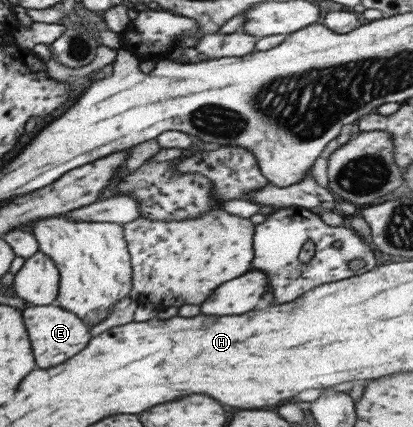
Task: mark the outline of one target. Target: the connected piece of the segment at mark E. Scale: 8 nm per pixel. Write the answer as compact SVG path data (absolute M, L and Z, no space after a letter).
M56 304L47 305L31 306L31 308L21 312L25 330L29 334L29 342L31 342L31 350L33 350L33 358L35 358L37 368L51 368L51 366L57 366L61 362L65 362L67 358L71 358L73 354L83 350L83 346L89 340L87 326L75 314L58 308Z

